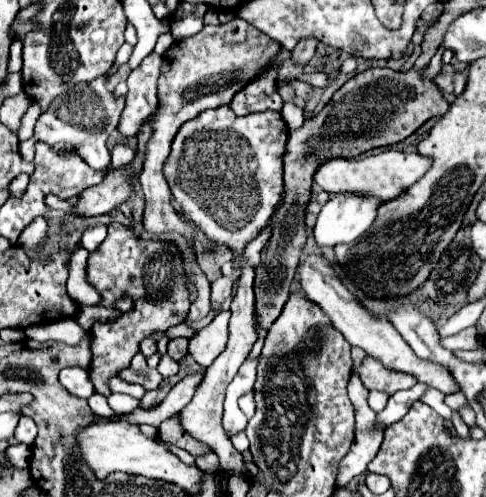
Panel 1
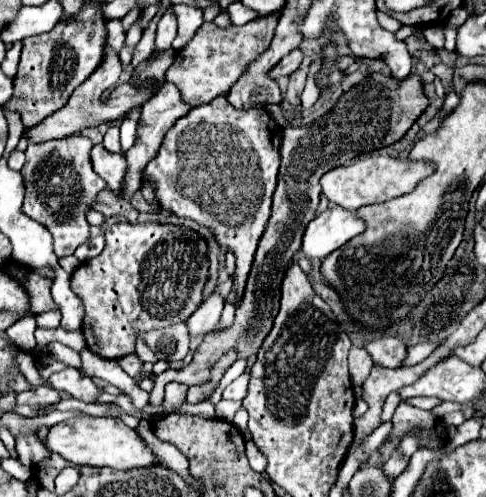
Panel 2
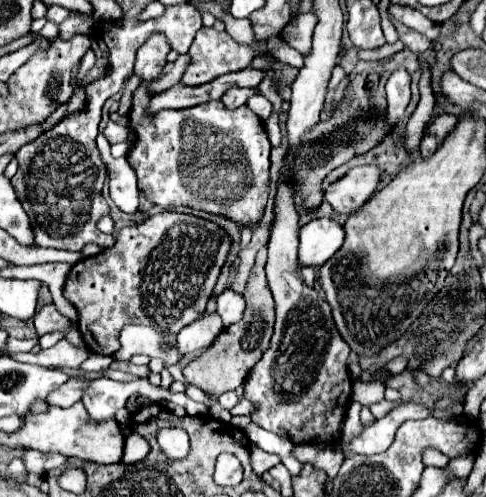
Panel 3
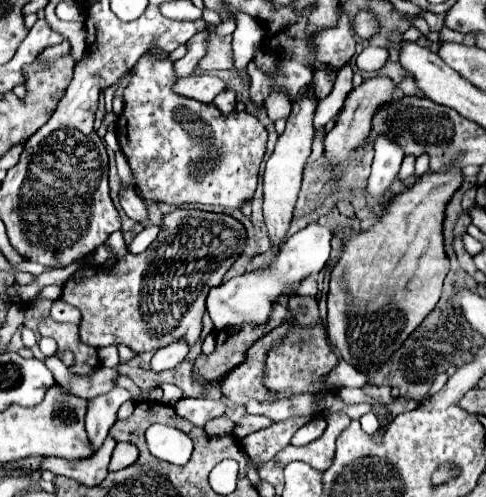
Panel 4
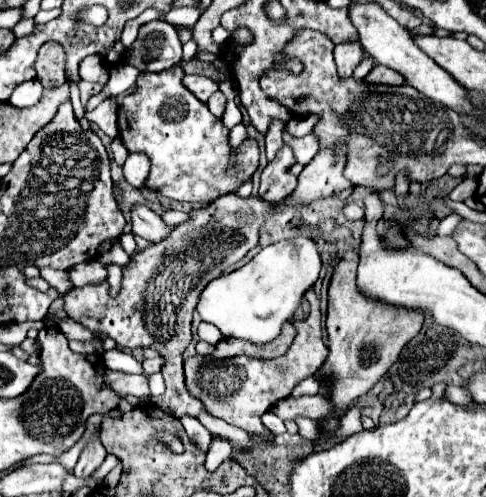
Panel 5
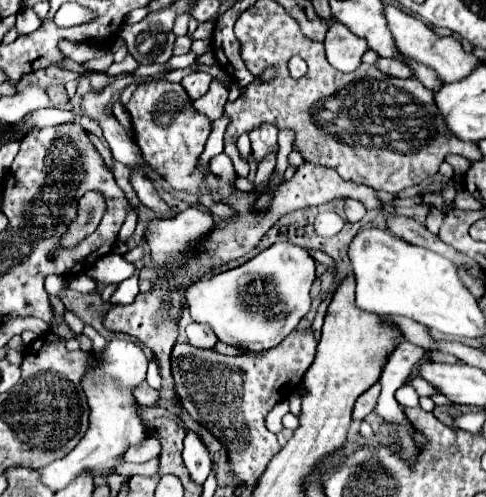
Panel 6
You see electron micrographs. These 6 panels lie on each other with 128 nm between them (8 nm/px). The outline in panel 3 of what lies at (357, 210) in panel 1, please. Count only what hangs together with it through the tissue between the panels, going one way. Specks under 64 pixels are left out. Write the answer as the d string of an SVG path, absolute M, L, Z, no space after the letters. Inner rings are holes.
M314 218L300 228L300 266L320 268L344 242L344 226L334 218Z

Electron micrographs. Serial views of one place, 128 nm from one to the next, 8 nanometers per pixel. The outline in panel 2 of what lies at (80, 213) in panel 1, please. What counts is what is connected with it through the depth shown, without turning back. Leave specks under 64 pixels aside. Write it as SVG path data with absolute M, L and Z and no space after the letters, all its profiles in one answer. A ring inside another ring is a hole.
M168 82L142 106L142 114L140 114L138 128L136 128L136 144L126 152L126 166L128 166L128 170L126 170L126 176L124 176L124 182L122 182L120 198L130 200L136 194L136 190L140 190L140 186L142 186L142 172L144 172L146 164L158 154L166 130L172 128L172 124L178 118L182 118L186 112L188 112L188 106L180 100L180 94Z

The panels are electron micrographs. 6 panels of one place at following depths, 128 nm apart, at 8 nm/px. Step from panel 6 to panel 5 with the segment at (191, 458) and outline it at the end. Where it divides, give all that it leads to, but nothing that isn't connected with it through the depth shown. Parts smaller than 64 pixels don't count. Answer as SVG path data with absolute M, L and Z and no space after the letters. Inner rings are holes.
M184 414L184 416L180 418L180 422L182 422L182 426L186 428L190 440L192 440L194 444L200 444L200 448L204 448L204 452L208 452L208 448L210 448L210 444L212 444L210 432L208 432L194 416Z

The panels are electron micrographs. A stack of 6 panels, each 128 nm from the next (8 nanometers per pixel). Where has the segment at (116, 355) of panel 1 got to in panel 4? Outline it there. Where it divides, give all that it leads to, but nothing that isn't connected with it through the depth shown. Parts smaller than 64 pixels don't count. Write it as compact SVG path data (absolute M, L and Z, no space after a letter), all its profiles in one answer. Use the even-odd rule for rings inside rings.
M178 208L162 218L158 238L150 244L148 250L142 254L126 254L118 258L112 268L104 264L88 264L80 268L62 286L62 300L82 312L80 338L88 346L104 348L110 344L126 344L140 354L168 346L178 338L186 338L188 344L194 344L202 332L202 316L206 310L208 292L222 284L222 276L238 260L244 246L246 230L232 216Z

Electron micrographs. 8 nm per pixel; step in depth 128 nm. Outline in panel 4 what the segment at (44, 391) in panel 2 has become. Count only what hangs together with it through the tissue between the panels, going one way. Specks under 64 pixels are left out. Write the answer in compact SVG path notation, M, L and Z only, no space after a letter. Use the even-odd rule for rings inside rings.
M56 356L46 358L44 364L52 370L56 382L62 386L64 392L68 392L72 396L78 396L78 398L86 398L86 400L112 390L114 388L114 378L118 376L118 372L114 368L106 368L106 366L98 368L92 374L80 376L80 374L70 372Z

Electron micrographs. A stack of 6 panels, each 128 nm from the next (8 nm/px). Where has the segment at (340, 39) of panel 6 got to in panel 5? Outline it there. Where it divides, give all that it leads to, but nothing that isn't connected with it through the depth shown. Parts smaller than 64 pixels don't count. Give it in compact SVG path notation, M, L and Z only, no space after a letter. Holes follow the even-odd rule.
M338 44L334 48L334 60L338 66L338 76L340 78L350 78L354 68L362 62L364 52L360 48L360 44Z

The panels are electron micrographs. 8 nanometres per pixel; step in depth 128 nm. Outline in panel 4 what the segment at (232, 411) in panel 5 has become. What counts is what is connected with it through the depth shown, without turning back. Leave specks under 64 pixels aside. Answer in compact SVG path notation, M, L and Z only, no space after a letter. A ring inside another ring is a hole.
M286 322L282 326L278 326L274 332L270 332L268 336L260 338L254 346L252 352L248 352L248 360L244 364L240 364L240 368L234 368L220 384L218 388L222 390L222 396L230 402L238 402L238 404L246 404L248 400L258 400L258 402L272 402L276 400L276 396L272 396L272 392L268 392L264 388L262 382L262 372L264 372L264 356L268 352L268 348L276 342L282 340L286 336L286 330L292 324Z

